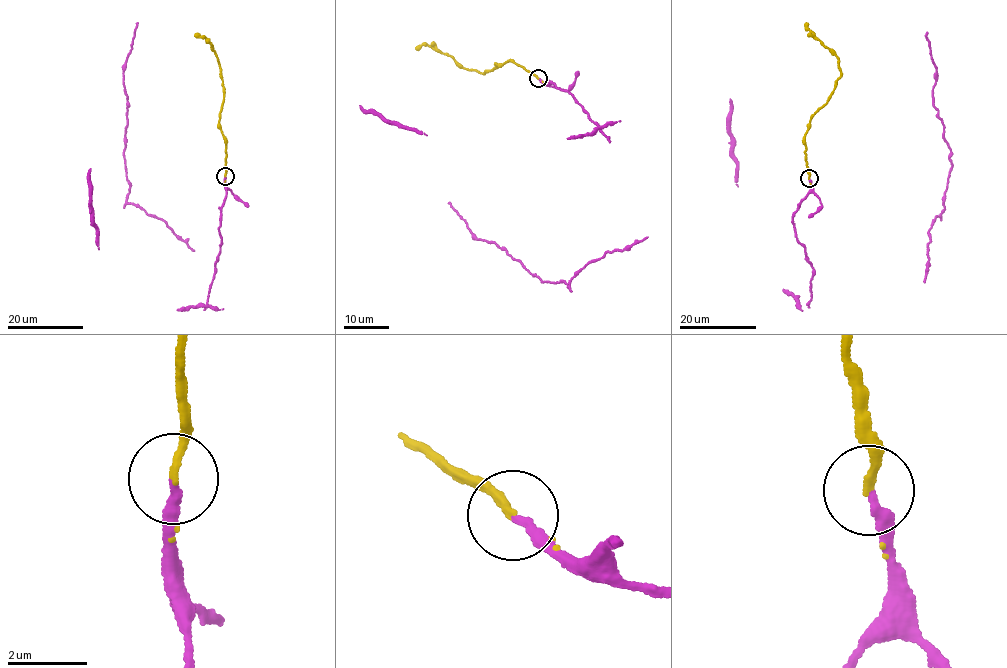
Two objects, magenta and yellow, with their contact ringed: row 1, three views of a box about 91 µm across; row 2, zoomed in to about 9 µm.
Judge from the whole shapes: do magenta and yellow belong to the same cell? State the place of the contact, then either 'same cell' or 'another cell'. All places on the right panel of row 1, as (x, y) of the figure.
(809, 178) | same cell

